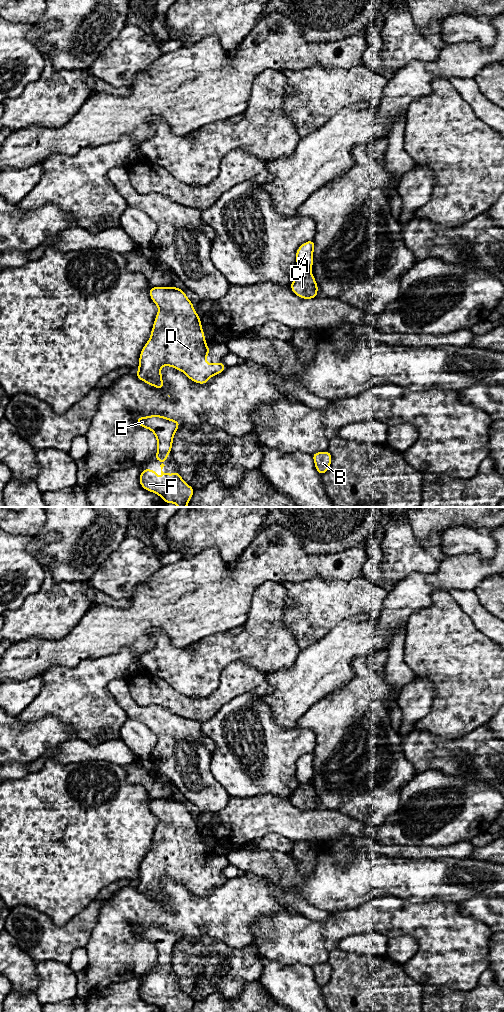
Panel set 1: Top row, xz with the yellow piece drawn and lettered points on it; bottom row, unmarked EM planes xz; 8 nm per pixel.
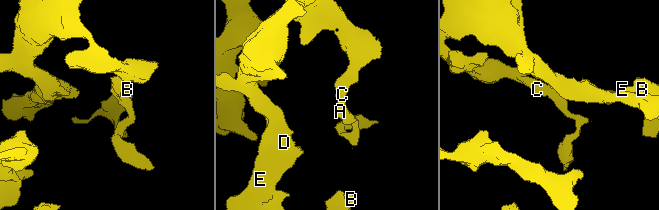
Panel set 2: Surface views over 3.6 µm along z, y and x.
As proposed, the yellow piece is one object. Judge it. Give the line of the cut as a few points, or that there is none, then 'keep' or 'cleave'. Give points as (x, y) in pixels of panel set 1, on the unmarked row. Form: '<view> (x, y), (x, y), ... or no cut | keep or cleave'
xz (300, 783), (310, 784) | cleave

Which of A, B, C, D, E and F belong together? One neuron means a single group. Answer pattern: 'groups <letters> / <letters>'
groups A / B C D E F

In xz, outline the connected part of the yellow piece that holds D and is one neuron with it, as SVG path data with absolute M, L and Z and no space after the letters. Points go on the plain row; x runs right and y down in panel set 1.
M163 798L150 799L149 806L159 823L155 829L150 850L140 865L137 890L162 901L165 898L160 883L163 878L182 883L190 892L198 896L206 896L212 888L222 885L226 880L225 876L206 874L210 860L206 857L201 832L186 805L179 799Z

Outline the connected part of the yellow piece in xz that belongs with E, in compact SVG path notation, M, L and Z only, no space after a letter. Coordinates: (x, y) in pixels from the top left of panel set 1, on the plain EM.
M155 926L146 929L137 929L136 933L140 939L147 940L154 945L157 951L157 966L153 971L162 974L160 977L162 989L158 990L155 982L146 980L139 988L141 999L147 1003L159 1007L163 1012L190 1012L195 1002L182 991L179 984L176 983L174 986L169 986L162 983L163 979L165 978L163 975L167 973L167 968L171 964L173 949L180 937L180 934L178 932L172 932L170 930Z

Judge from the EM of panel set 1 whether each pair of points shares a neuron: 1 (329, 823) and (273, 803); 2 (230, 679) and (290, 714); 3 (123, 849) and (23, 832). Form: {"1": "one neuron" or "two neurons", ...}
{"1": "one neuron", "2": "two neurons", "3": "one neuron"}

